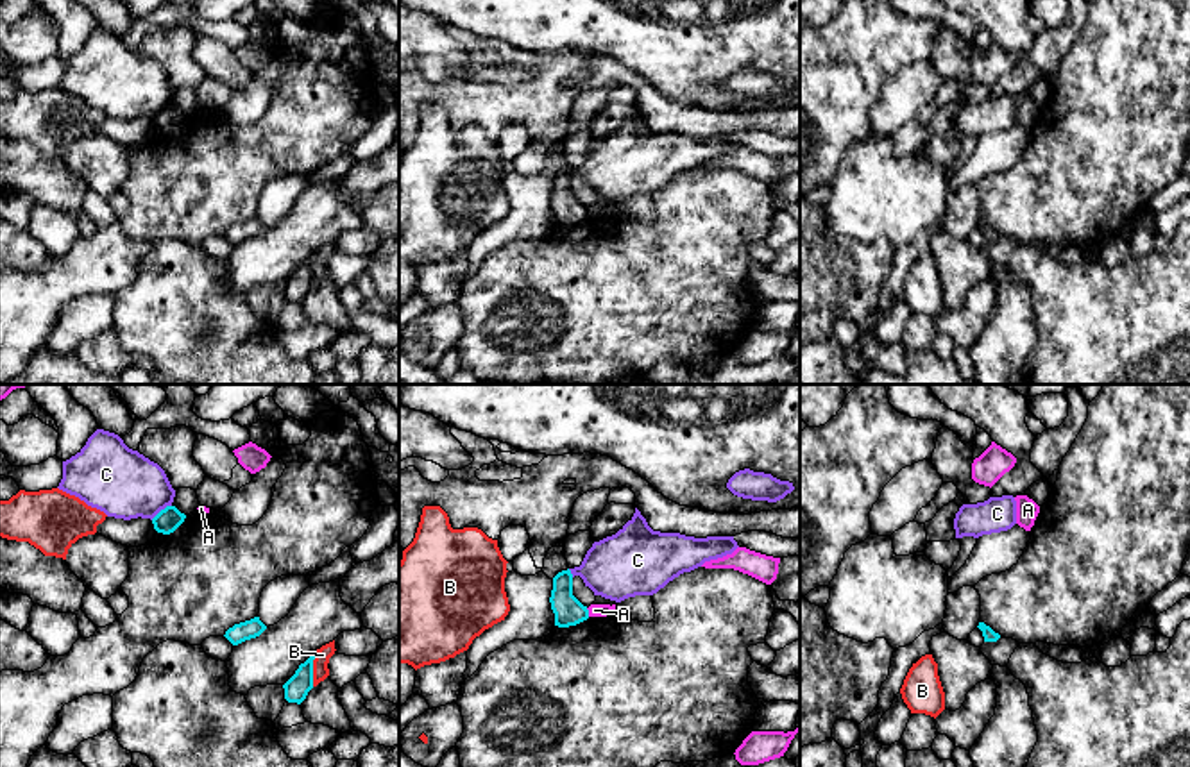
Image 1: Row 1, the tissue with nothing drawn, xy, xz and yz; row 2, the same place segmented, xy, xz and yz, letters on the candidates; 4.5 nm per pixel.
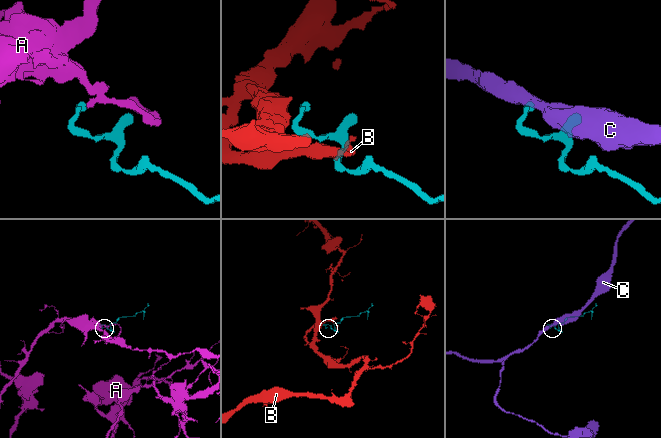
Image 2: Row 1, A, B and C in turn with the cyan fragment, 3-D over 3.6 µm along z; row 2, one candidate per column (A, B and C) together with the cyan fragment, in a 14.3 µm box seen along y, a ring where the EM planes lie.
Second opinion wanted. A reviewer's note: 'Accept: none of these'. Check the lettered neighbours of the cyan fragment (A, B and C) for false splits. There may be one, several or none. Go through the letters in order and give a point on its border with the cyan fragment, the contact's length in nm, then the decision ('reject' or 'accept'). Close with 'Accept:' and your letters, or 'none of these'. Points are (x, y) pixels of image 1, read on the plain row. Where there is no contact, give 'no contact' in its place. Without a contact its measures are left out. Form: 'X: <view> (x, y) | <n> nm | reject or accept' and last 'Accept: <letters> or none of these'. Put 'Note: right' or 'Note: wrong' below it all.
A: xz (587, 211) | 40 nm | reject
B: xy (312, 269) | 150 nm | reject
C: xy (161, 109) | 120 nm | reject
Accept: none of these
Note: right

